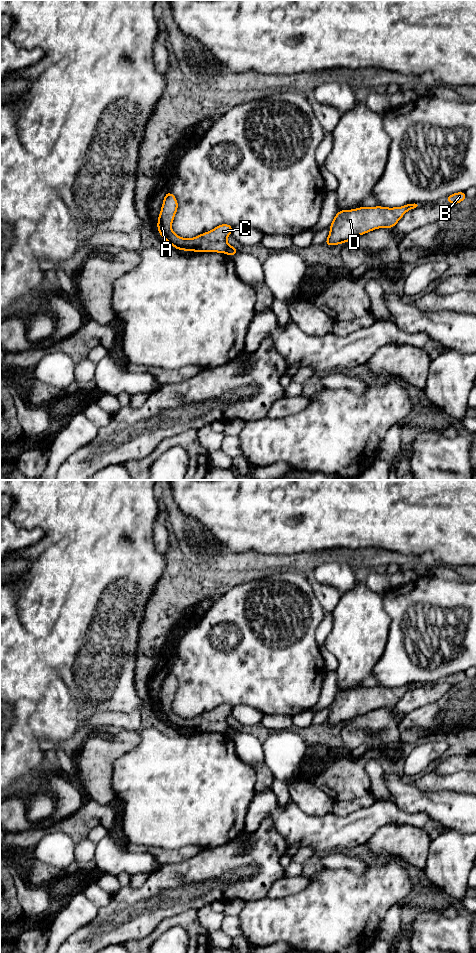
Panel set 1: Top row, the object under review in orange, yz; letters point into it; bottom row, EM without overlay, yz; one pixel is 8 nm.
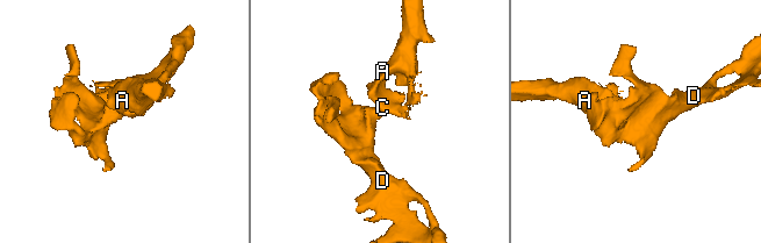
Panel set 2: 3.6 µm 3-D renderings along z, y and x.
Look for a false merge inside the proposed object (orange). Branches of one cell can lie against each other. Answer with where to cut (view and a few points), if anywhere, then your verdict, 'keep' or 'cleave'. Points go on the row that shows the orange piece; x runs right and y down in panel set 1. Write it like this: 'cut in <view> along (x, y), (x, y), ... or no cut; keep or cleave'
cut in yz along (228, 245), (225, 252); cleave

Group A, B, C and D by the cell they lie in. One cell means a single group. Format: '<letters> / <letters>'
A C / B D

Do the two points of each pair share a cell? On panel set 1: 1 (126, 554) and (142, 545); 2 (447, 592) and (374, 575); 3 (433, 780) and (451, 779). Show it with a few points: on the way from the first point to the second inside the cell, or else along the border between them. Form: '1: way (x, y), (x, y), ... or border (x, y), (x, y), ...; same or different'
1: way (130, 550), (135, 545), (138, 545); same
2: border (391, 587), (381, 595); different
3: way (437, 780), (447, 780); same

